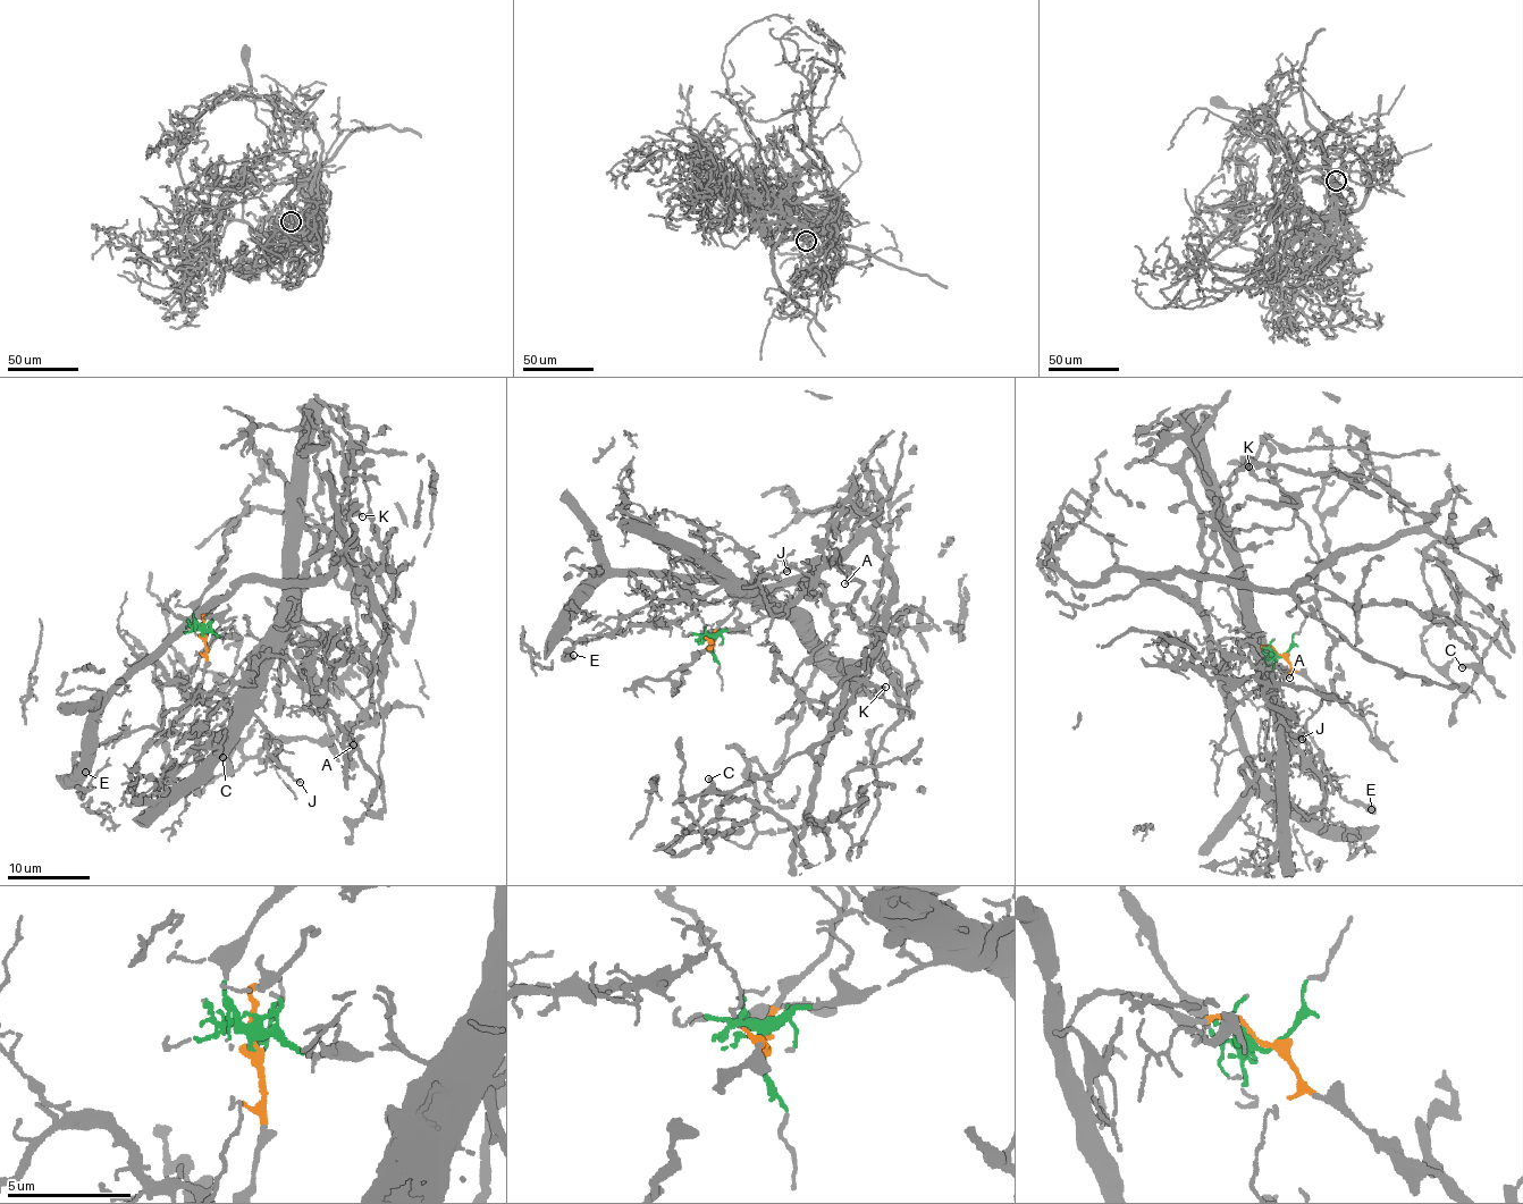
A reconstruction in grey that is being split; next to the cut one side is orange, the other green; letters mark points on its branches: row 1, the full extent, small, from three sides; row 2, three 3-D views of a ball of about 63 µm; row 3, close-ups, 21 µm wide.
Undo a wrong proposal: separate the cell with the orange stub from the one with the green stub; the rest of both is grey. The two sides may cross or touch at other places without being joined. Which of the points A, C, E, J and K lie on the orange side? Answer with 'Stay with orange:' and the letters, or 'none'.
Stay with orange: C, K

